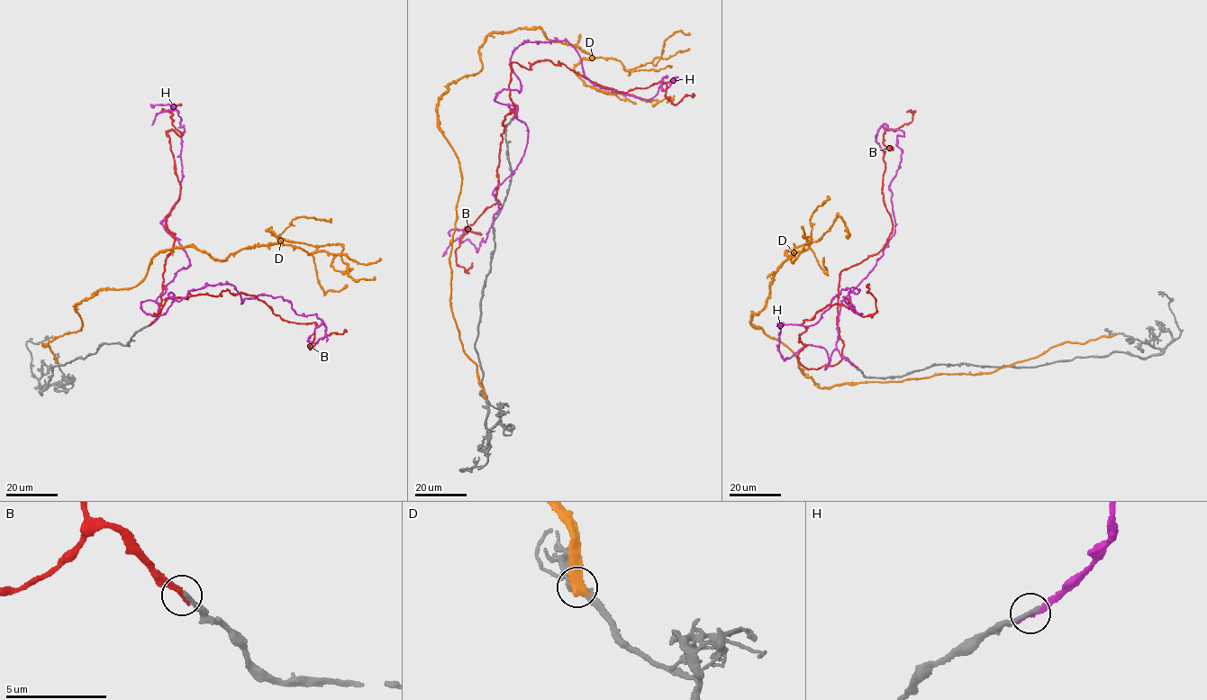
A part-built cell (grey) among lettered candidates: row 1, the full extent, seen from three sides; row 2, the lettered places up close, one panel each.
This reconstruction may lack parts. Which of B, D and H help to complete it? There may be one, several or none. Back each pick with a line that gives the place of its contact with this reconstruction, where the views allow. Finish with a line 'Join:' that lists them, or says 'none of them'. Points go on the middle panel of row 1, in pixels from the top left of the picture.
B: Touches grey at (513, 116)
Join: B

